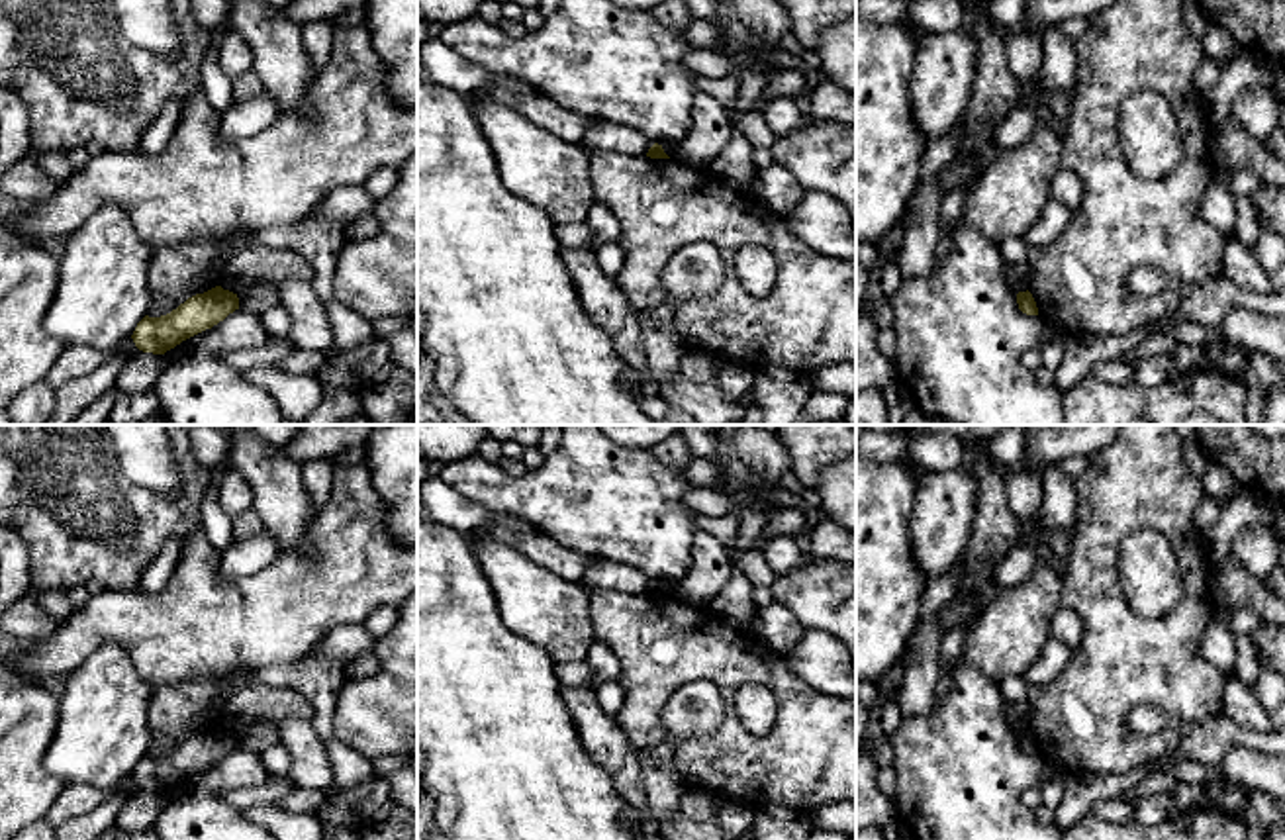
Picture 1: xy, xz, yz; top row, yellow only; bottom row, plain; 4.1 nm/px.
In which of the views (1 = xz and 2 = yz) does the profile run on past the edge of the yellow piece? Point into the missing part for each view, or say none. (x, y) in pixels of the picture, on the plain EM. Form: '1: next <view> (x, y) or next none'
1: next none
2: next none

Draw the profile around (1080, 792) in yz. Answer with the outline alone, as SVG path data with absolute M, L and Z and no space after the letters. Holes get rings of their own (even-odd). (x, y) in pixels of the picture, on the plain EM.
M1175 748L1167 756L1138 766L1126 773L1081 773L1064 777L1064 799L1054 809L1054 826L1062 832L1081 820L1091 813L1091 807L1103 799L1120 799L1120 795L1134 785L1140 785L1150 773L1154 773L1164 764L1173 764L1185 760L1183 754Z

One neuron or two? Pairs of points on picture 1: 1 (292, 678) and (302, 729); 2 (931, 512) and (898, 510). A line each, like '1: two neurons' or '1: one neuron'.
1: two neurons
2: two neurons

